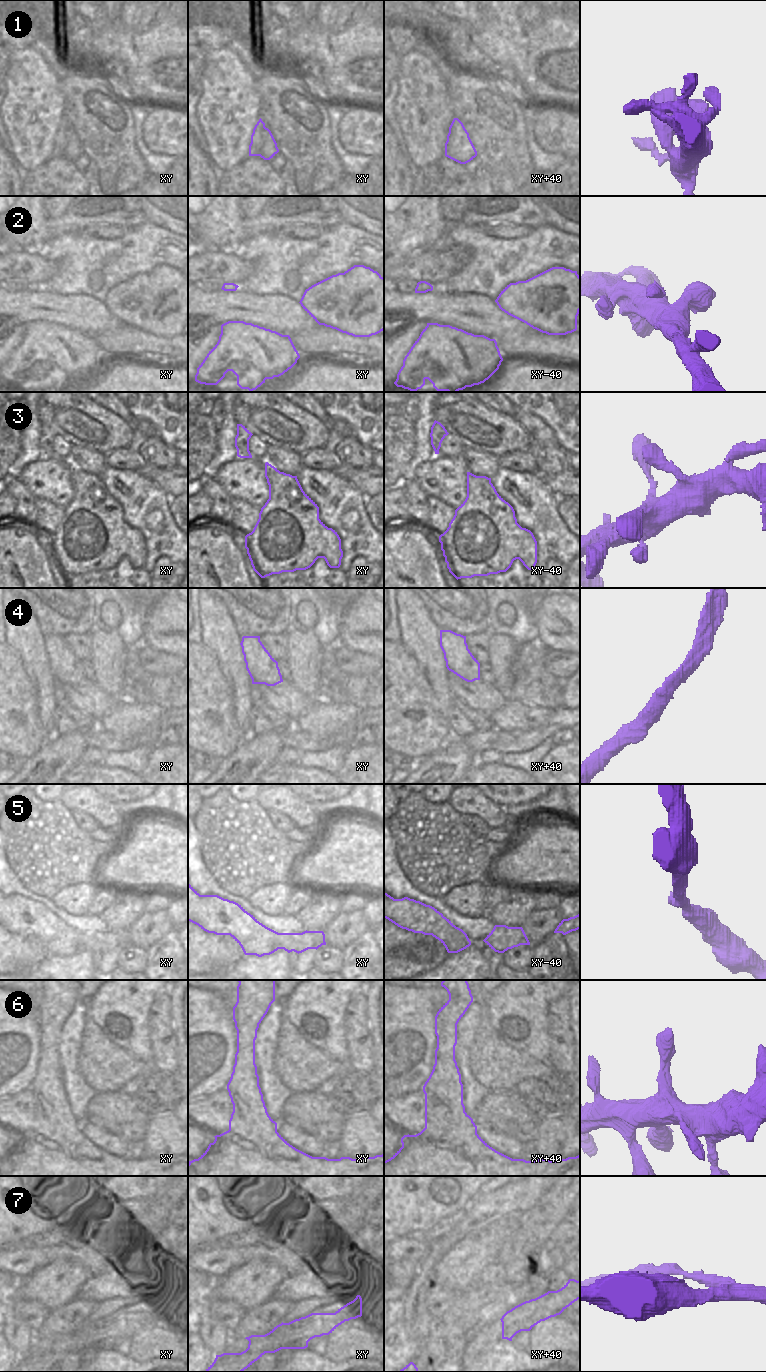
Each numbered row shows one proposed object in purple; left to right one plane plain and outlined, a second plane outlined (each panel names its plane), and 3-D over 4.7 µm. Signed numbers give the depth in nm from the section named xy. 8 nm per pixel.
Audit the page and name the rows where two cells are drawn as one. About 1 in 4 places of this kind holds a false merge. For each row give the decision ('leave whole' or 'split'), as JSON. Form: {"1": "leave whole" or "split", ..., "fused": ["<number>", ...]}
{"1": "leave whole", "2": "leave whole", "3": "leave whole", "4": "leave whole", "5": "leave whole", "6": "leave whole", "7": "leave whole", "fused": []}

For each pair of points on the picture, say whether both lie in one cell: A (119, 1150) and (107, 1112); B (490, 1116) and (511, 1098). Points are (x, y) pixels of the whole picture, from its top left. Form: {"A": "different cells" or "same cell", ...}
{"A": "different cells", "B": "same cell"}

